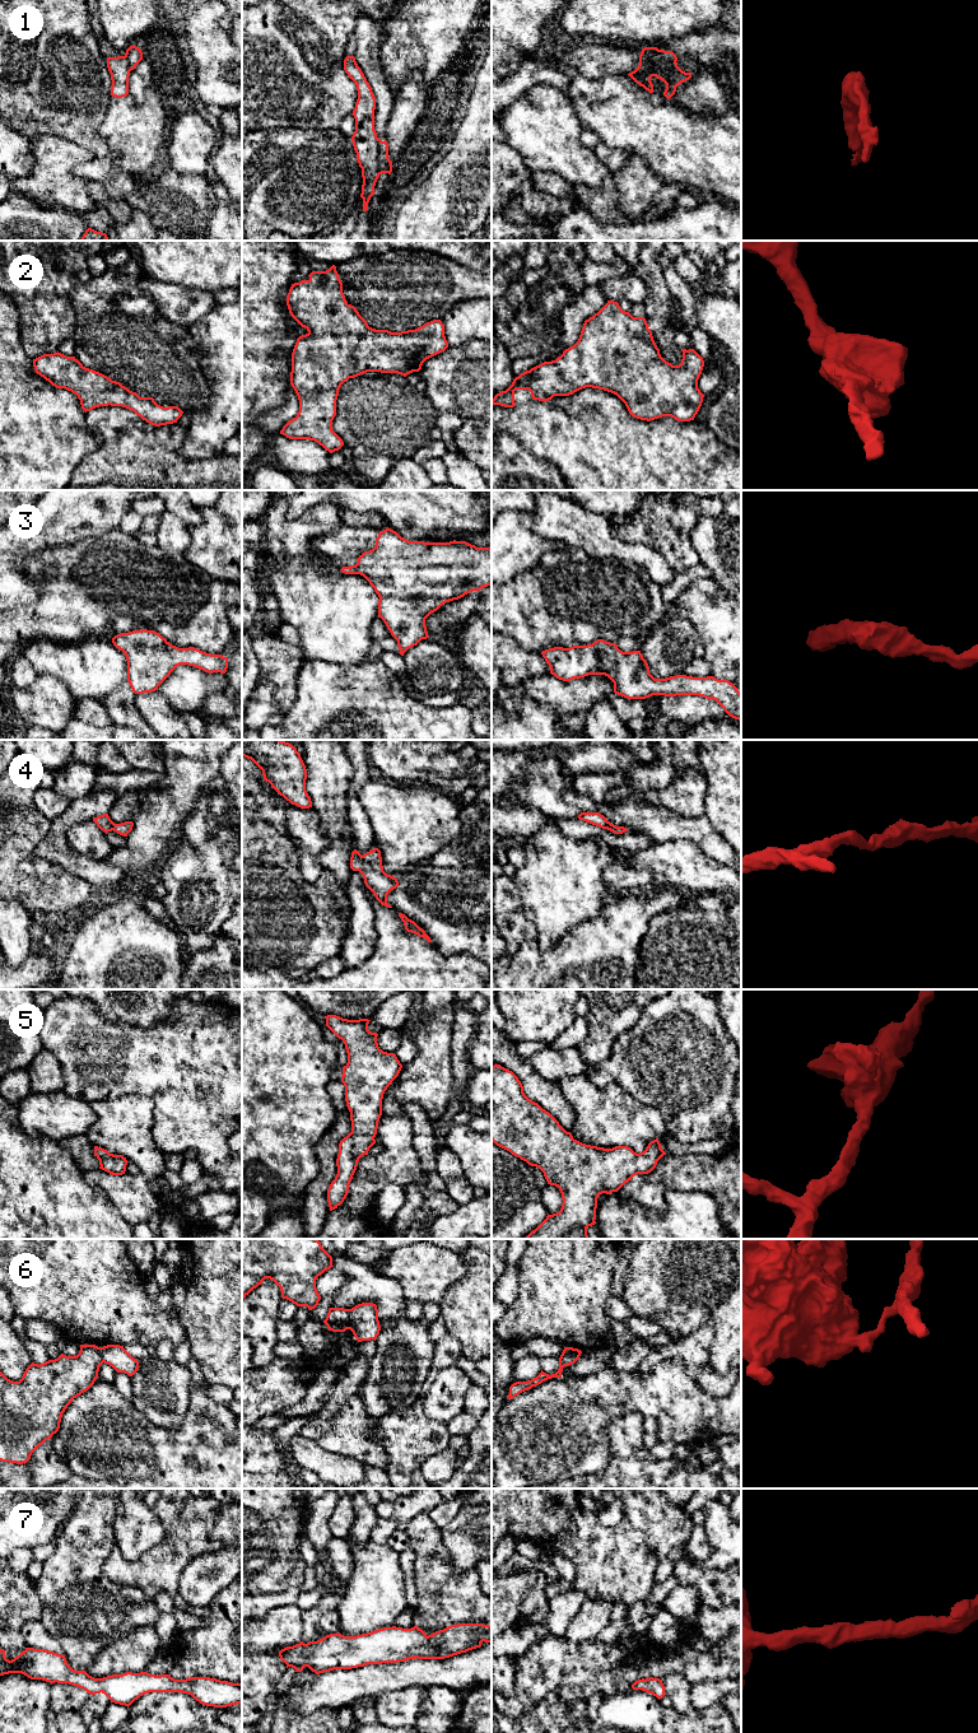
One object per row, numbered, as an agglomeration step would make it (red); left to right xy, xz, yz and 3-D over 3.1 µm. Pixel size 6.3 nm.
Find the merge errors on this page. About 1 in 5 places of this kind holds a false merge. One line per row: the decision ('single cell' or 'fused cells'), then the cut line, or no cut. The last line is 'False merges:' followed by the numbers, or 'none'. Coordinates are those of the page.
1: fused cells; cut yz (675, 61), (667, 65), (644, 64), (637, 68)
2: single cell; cut none
3: single cell; cut none
4: single cell; cut none
5: single cell; cut none
6: fused cells; cut xz (348, 1309), (349, 1328)
7: single cell; cut none
False merges: 1, 6

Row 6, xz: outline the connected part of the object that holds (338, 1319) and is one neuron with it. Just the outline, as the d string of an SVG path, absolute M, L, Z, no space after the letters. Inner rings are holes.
M330 1308L323 1323L327 1326L329 1331L345 1332L346 1329L349 1329L349 1320L349 1309Z

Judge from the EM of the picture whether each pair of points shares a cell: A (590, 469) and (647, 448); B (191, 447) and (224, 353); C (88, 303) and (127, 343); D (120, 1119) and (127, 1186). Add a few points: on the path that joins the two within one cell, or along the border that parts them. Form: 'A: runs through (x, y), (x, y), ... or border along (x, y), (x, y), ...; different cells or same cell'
A: runs through (604, 469), (627, 469), (633, 462); same cell
B: runs through (214, 424), (224, 413), (224, 376); same cell
C: runs through (98, 313), (117, 332); same cell
D: runs through (131, 1136), (143, 1151), (143, 1172); same cell

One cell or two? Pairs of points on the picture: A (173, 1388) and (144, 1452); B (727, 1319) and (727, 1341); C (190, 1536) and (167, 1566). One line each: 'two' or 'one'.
A: two
B: one
C: one

